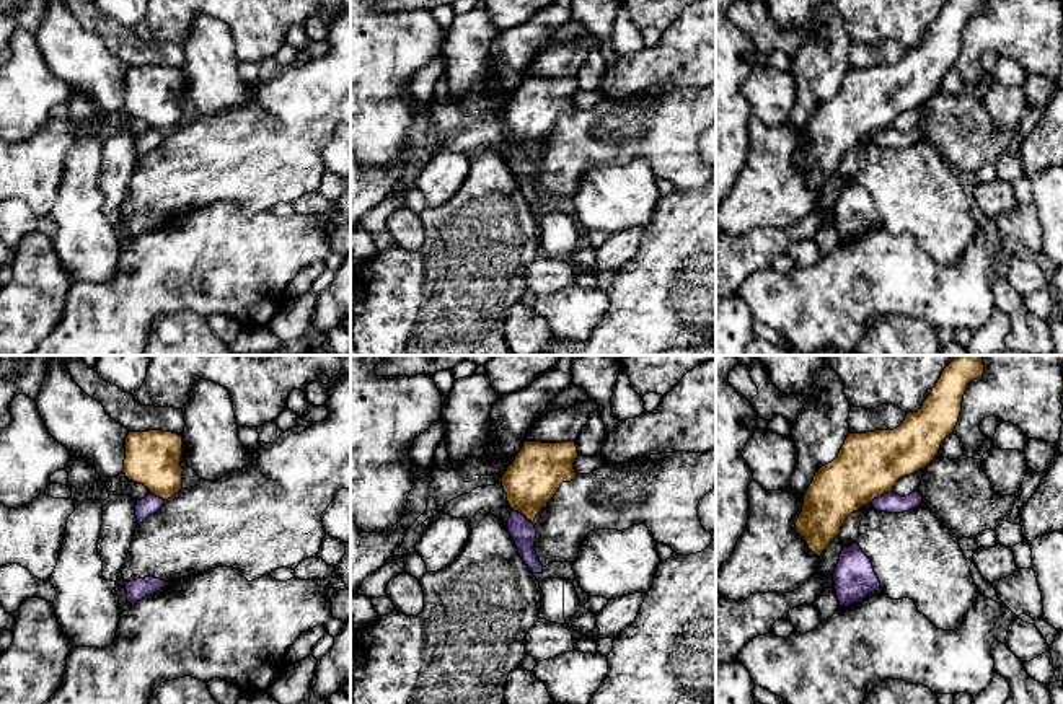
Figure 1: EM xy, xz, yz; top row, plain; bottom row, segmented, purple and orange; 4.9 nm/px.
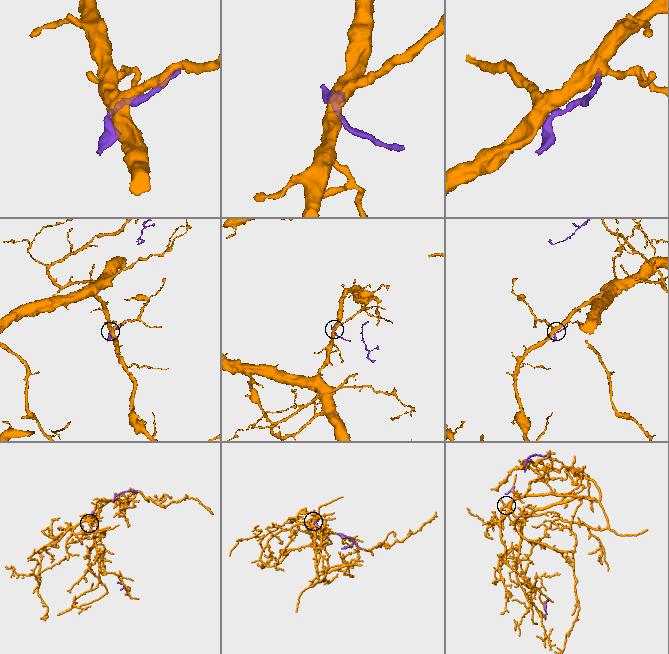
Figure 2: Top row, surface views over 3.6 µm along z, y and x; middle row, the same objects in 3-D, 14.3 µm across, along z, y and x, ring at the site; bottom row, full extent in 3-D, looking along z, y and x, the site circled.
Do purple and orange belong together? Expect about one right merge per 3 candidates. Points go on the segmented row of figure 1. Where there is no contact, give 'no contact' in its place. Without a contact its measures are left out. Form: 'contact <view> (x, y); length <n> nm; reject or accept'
contact yz (881, 496); length 130 nm; accept

